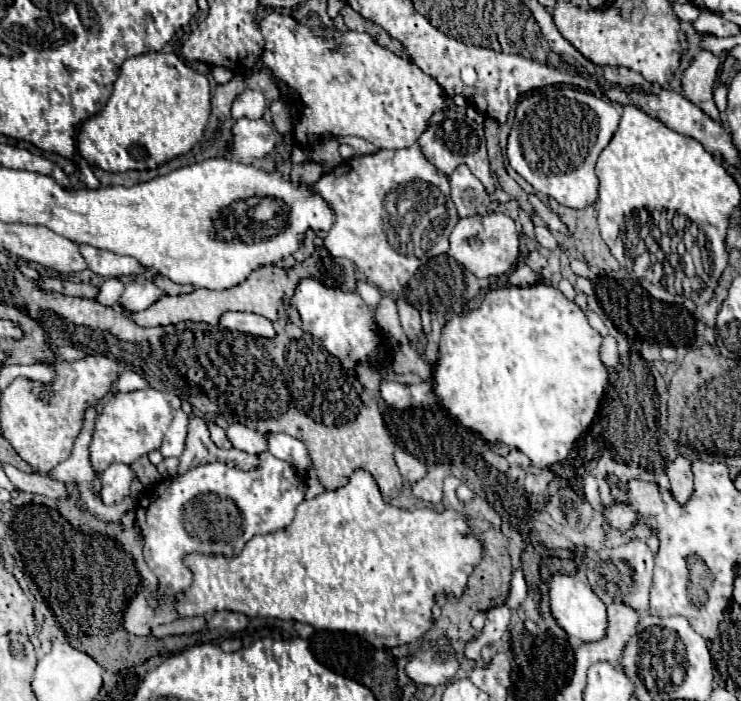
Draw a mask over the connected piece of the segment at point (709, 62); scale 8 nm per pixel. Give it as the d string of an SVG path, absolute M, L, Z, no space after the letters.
M701 50L697 58L689 64L689 68L683 72L683 90L685 96L699 106L709 118L715 122L721 122L721 114L713 102L713 84L717 78L719 58L713 52Z

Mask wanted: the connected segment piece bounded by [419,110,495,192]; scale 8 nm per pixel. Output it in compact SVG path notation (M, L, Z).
M459 110L435 112L433 118L429 120L429 126L427 126L425 134L421 134L421 138L419 138L419 146L425 152L427 160L431 164L435 164L443 174L449 176L459 164L467 164L469 170L483 182L487 192L495 190L495 180L491 176L491 168L489 168L489 160L487 160L487 150L485 150L483 126L479 126L473 120L469 120L465 116L465 112L459 112Z

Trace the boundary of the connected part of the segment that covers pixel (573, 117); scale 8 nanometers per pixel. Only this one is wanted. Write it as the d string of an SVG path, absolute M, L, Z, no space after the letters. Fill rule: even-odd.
M557 86L557 88L541 88L533 90L535 94L529 94L523 98L517 106L515 124L507 142L507 158L513 170L521 174L537 192L543 192L551 198L555 198L559 204L569 208L585 208L595 204L597 200L597 188L599 180L595 176L595 162L601 154L601 150L609 144L613 134L619 126L619 114L613 108L611 102L605 102L591 92L575 90L571 86Z

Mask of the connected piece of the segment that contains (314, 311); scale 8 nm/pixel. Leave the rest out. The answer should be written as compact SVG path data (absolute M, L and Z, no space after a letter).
M307 278L299 282L293 302L297 302L299 316L307 324L309 332L325 344L329 354L341 360L345 370L353 370L357 362L367 362L367 360L371 364L385 362L387 354L379 350L381 342L379 336L375 334L375 314L367 308L367 304L361 300L359 294L327 288L321 282Z

